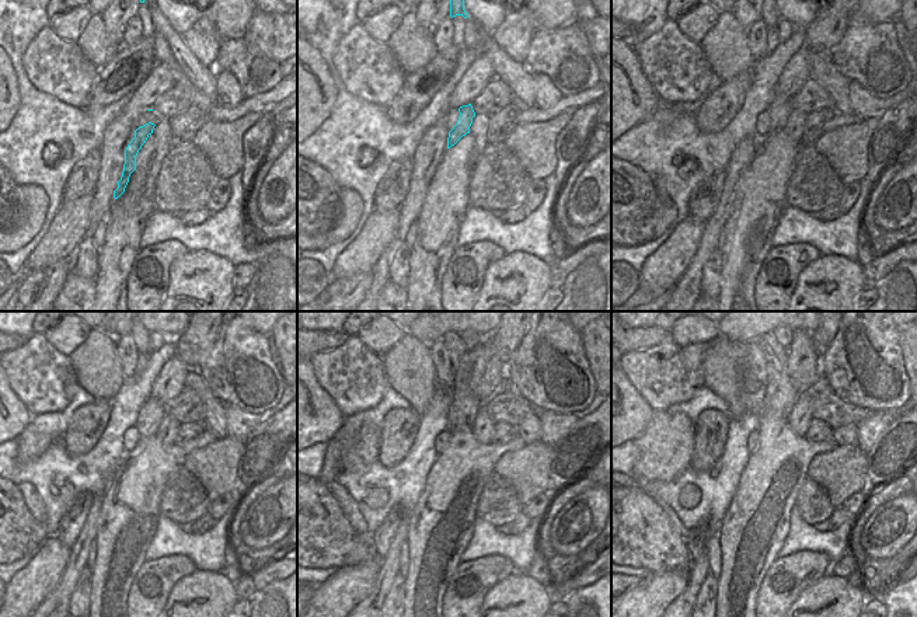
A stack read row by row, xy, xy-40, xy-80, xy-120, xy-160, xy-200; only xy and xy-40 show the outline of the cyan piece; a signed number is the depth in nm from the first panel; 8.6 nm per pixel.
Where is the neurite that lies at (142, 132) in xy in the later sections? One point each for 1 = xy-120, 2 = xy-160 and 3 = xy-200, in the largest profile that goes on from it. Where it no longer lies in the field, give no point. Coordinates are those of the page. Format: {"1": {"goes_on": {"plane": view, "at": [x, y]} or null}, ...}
{"1": {"goes_on": {"plane": "xy-120", "at": [152, 412]}}, "2": {"goes_on": {"plane": "xy-160", "at": [464, 404]}}, "3": {"goes_on": {"plane": "xy-200", "at": [780, 393]}}}

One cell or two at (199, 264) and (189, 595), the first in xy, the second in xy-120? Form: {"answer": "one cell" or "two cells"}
{"answer": "one cell"}

